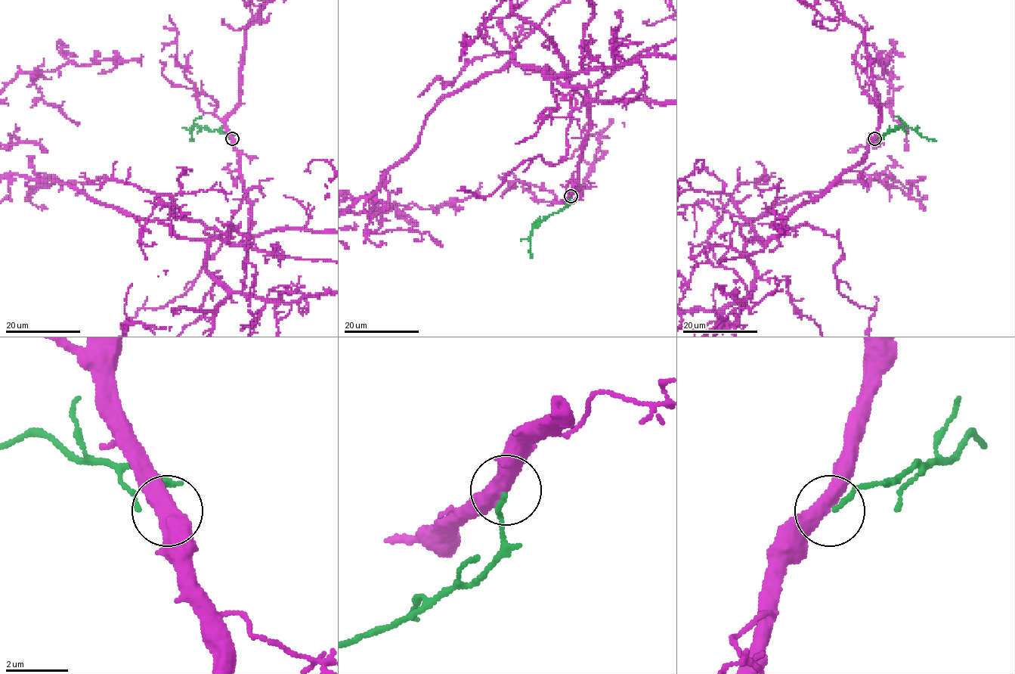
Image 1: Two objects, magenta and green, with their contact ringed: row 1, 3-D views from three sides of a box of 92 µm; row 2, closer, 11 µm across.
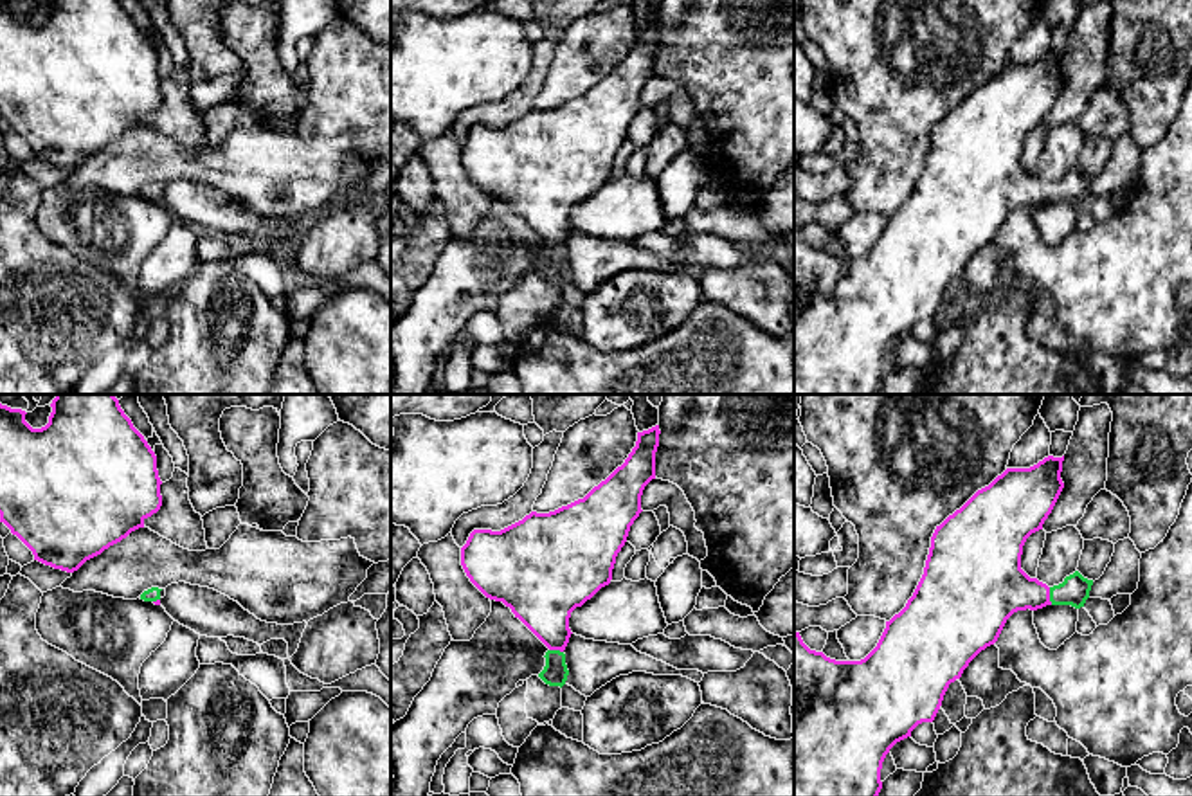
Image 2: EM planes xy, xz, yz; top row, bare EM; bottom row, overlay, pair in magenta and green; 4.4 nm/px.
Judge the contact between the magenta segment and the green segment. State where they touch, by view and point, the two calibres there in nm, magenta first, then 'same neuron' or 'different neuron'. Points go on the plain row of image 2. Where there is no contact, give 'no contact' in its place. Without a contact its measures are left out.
meets magenta in yz at (1048, 193); 280 nm thick on the magenta side, 130 nm on the other; same neuron

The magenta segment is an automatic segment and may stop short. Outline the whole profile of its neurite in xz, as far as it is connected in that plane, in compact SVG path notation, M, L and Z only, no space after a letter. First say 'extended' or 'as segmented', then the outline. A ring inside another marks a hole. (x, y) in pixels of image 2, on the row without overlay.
extended | M659 22L637 29L628 54L583 95L549 110L531 108L501 126L474 126L461 144L461 162L470 178L490 196L502 198L549 247L538 274L549 283L564 283L569 272L565 243L571 234L569 214L612 176L616 153L639 113L645 83L655 76Z

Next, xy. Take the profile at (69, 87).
as segmented | M0 0L0 119L16 131L34 151L34 157L61 166L67 169L77 167L86 157L101 151L110 142L126 135L131 128L144 124L144 117L157 110L162 103L160 74L157 67L157 52L133 23L119 0L50 0L52 9L49 20L41 25L32 25L25 18L25 7L11 5Z

